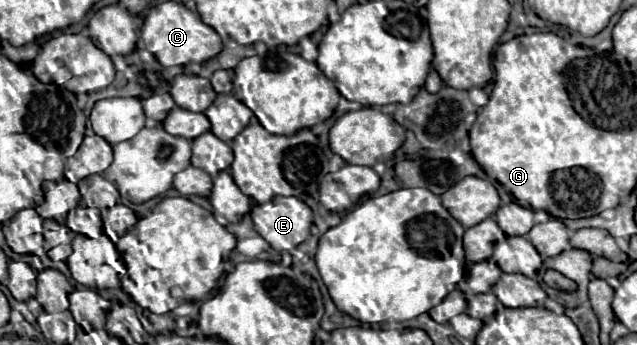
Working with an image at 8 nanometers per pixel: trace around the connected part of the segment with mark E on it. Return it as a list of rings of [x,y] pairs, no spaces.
[[[294,196],[256,205],[252,209],[254,229],[278,251],[292,251],[310,237],[312,209]]]

